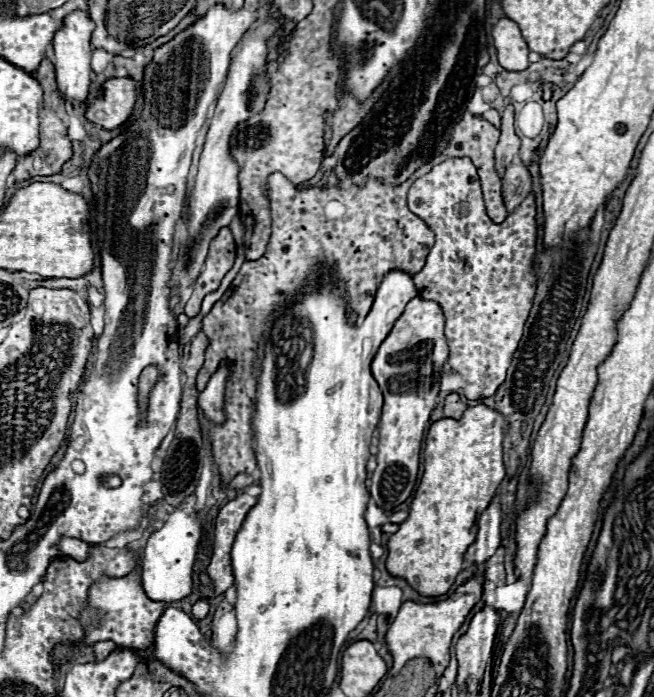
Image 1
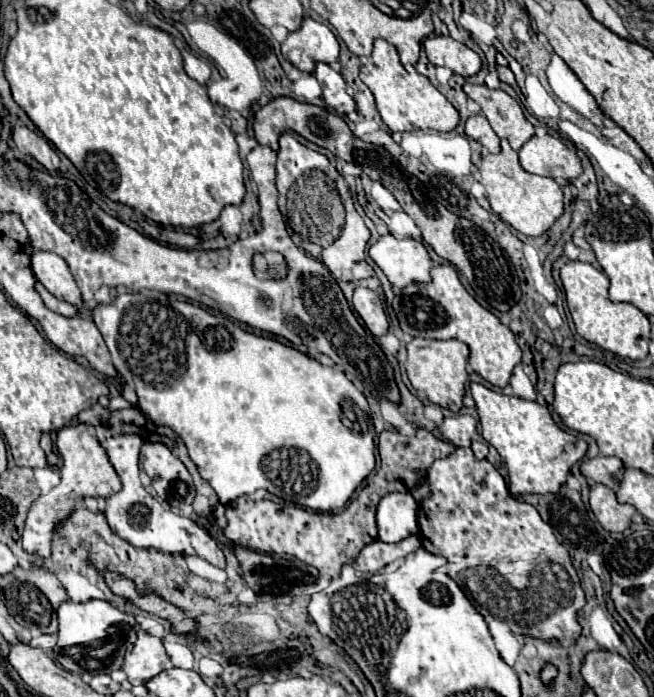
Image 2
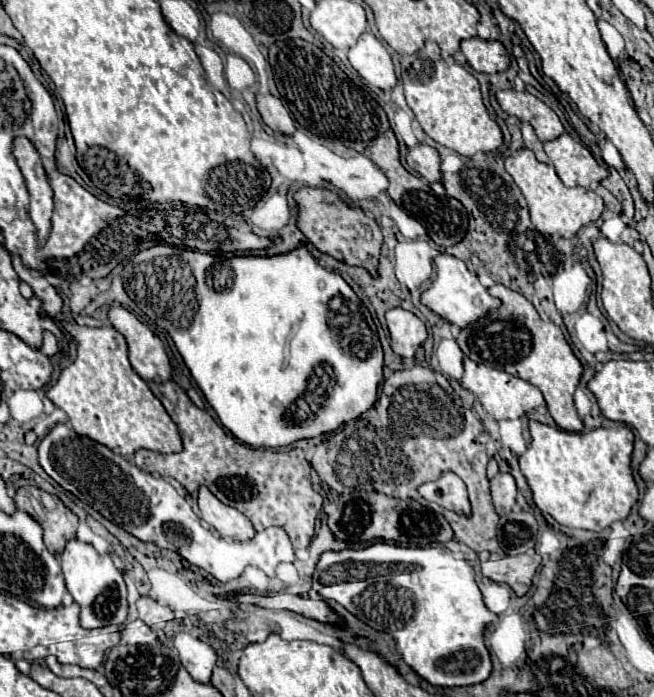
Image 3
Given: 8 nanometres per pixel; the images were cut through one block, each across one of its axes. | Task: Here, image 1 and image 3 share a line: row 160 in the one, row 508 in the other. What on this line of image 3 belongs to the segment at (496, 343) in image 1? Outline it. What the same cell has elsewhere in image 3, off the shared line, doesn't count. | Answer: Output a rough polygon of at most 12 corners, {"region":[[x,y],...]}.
{"region":[[454,472],[418,486],[446,510],[470,516],[466,484]]}

